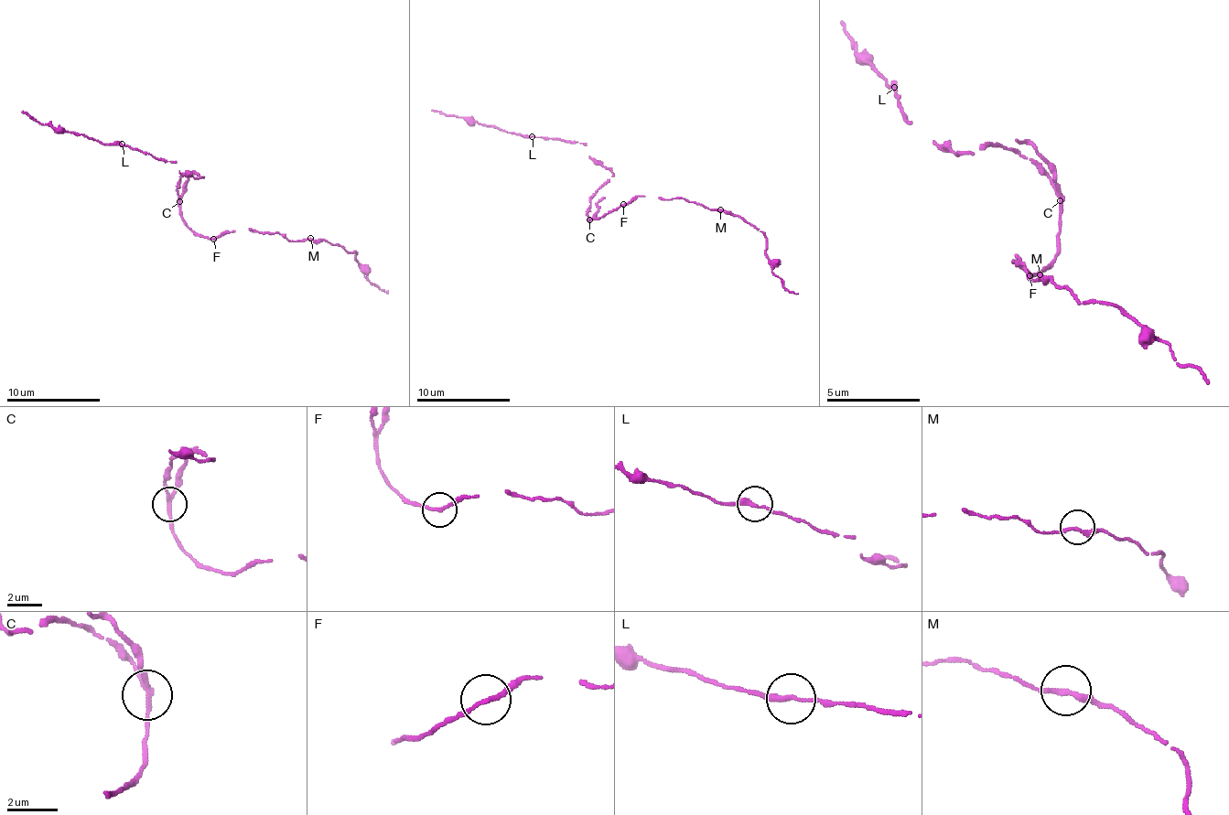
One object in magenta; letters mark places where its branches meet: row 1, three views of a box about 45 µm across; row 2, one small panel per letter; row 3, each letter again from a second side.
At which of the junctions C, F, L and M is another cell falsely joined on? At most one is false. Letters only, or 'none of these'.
C

